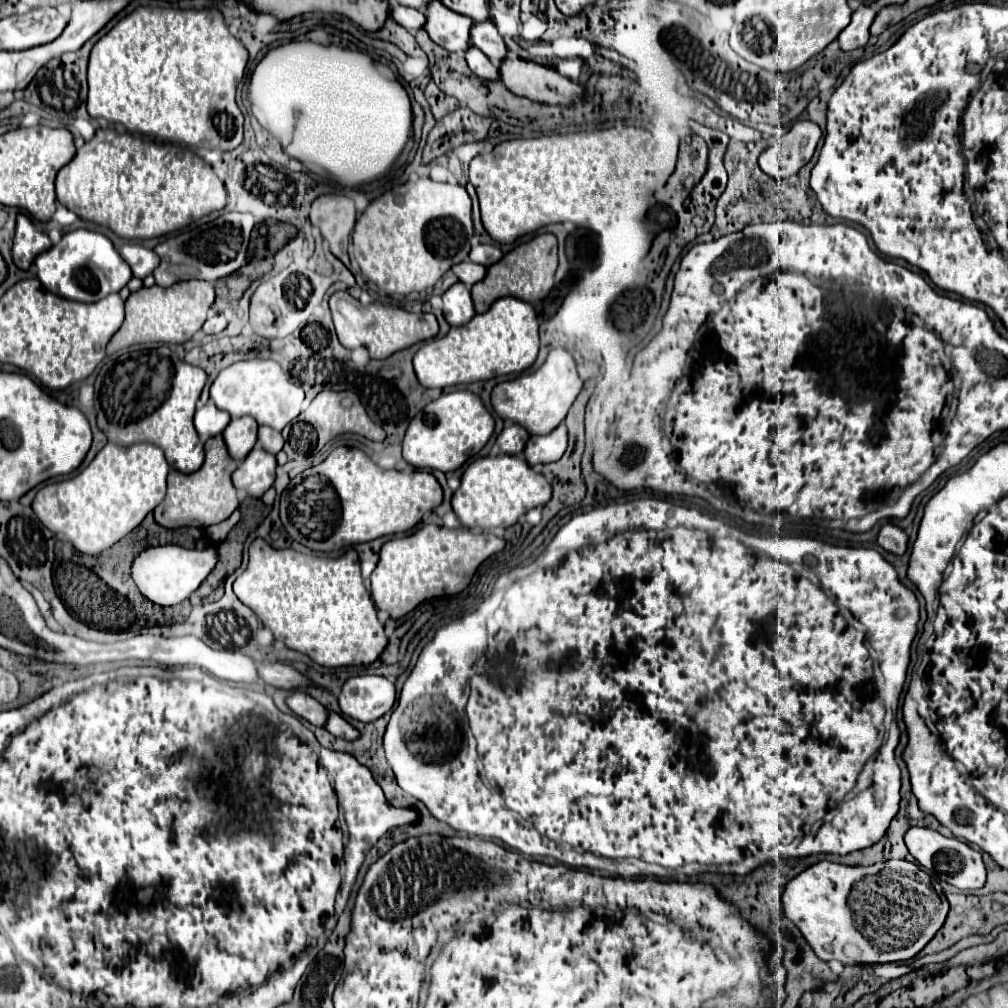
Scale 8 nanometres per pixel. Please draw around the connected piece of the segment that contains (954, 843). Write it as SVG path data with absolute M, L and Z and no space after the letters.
M912 827L906 833L906 847L912 853L912 857L936 879L946 881L958 889L980 889L986 883L986 867L982 861L980 851L972 849L970 845L966 845L960 839L948 839L932 829L922 829L922 827Z

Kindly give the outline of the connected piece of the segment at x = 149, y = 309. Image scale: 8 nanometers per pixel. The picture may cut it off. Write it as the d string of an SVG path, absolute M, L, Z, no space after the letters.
M180 281L168 289L164 287L142 287L124 301L126 319L122 327L110 339L106 353L116 353L124 347L138 343L186 343L206 321L206 313L214 303L214 285L206 281Z

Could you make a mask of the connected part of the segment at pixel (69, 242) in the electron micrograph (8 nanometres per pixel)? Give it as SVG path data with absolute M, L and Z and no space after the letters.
M76 229L66 233L60 239L60 243L38 255L34 265L38 279L48 291L66 297L70 301L82 301L82 303L94 303L110 293L118 293L132 277L130 267L118 255L112 241L106 235L88 229Z

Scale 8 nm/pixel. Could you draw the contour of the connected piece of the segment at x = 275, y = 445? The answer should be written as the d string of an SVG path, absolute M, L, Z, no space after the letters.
M260 427L260 429L258 429L258 443L260 443L266 451L270 451L272 455L276 455L276 453L282 449L284 439L282 439L282 435L280 435L278 431L274 431L274 429L270 429L270 427Z

